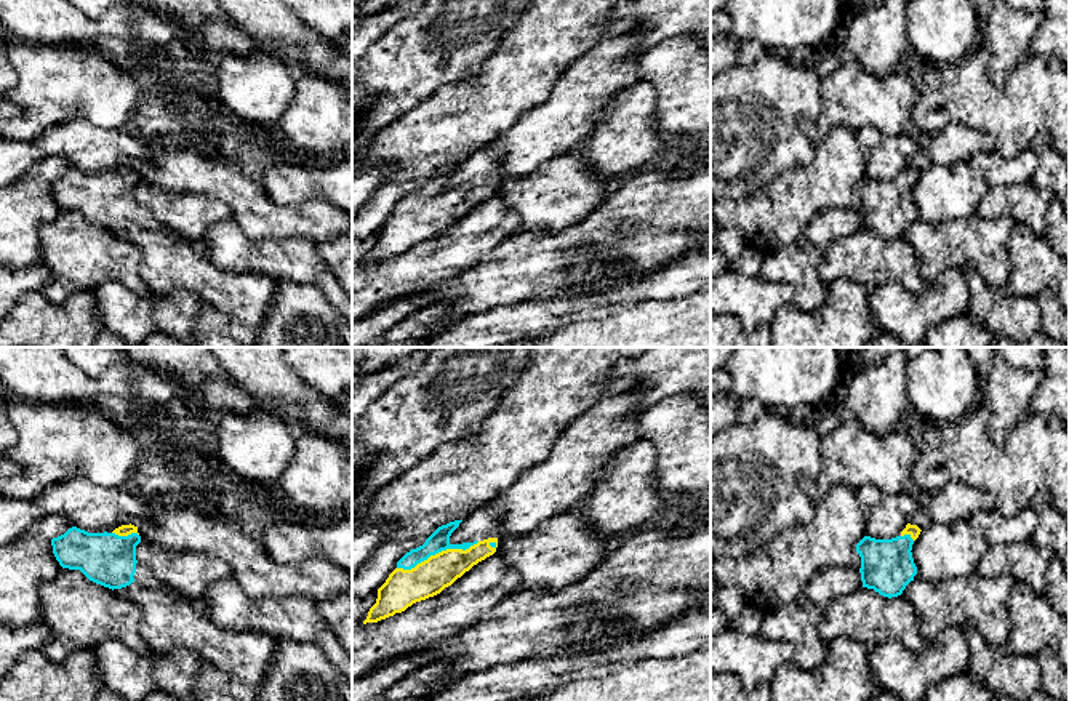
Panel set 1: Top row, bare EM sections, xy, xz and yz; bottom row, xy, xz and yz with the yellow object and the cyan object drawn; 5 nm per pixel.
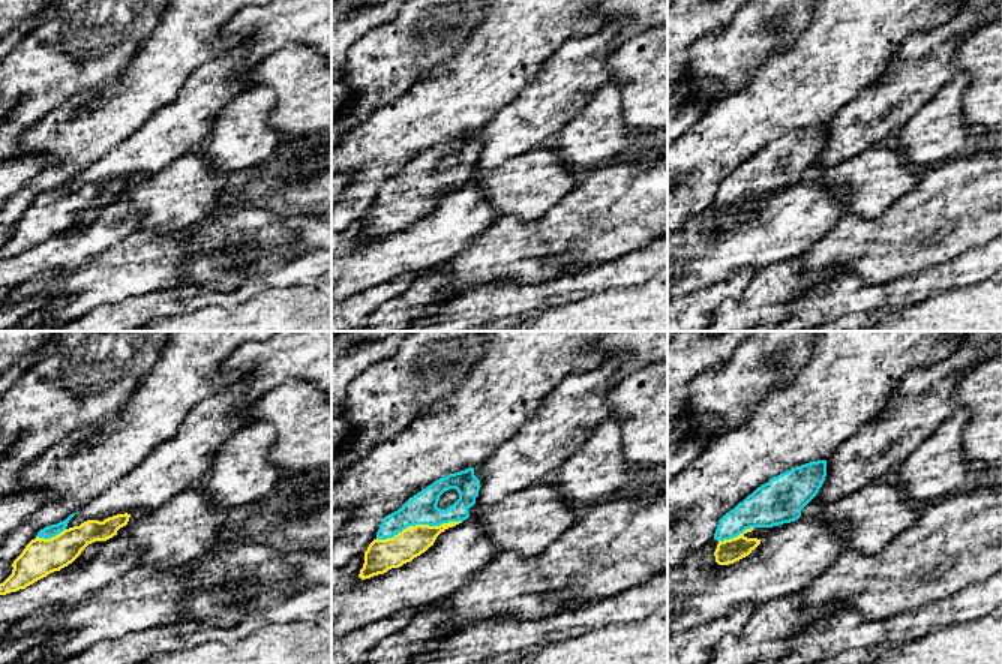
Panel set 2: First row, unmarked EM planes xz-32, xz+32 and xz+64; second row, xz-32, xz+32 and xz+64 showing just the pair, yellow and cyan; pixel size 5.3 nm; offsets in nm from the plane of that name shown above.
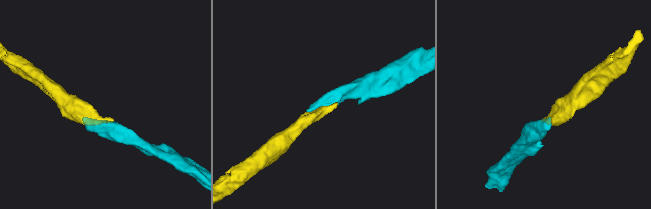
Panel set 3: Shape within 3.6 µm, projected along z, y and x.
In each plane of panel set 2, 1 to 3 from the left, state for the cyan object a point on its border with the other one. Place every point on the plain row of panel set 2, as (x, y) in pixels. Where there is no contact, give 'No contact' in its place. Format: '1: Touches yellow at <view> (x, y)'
1: Touches yellow at xz-32 (50, 203)
2: Touches yellow at xz+32 (419, 189)
3: Touches yellow at xz+64 (735, 201)

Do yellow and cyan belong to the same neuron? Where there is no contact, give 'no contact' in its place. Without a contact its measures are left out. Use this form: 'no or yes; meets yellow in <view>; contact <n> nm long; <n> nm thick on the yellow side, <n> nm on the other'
yes; meets yellow in xz; contact 440 nm long; 190 nm thick on the yellow side, 100 nm on the other

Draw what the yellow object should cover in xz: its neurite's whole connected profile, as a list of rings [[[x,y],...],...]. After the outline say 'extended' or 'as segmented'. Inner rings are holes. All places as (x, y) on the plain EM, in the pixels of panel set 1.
[[[461,163],[438,168],[422,187],[411,190],[397,203],[397,210],[378,230],[376,245],[363,266],[378,264],[440,235],[474,206],[496,194],[498,179],[451,186],[450,178]]]; extended

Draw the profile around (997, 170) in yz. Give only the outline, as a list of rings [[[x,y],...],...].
[[[1031,147],[1010,158],[1002,157],[999,152],[979,152],[968,165],[991,187],[1026,184],[1032,181],[1039,165],[1039,155]]]

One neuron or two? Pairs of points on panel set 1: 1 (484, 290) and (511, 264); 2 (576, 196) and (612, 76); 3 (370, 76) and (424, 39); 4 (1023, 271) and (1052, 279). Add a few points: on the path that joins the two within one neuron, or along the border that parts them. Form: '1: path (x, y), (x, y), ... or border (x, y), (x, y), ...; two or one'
1: path (490, 285), (504, 271); one
2: border (576, 148), (540, 165); two
3: path (383, 72), (391, 72), (412, 52); one
4: path (1029, 271), (1045, 272); one

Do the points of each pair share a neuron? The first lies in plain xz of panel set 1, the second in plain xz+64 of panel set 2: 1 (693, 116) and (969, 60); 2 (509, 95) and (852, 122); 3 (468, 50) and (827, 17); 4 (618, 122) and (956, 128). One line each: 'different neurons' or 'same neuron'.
1: same neuron
2: different neurons
3: different neurons
4: same neuron

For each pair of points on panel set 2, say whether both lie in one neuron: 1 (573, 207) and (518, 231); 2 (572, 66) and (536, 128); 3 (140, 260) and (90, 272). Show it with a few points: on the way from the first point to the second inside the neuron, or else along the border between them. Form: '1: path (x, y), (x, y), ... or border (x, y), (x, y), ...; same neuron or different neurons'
1: path (560, 221), (545, 230), (531, 231); same neuron
2: path (567, 81), (539, 113); same neuron
3: path (128, 270), (102, 272); same neuron

